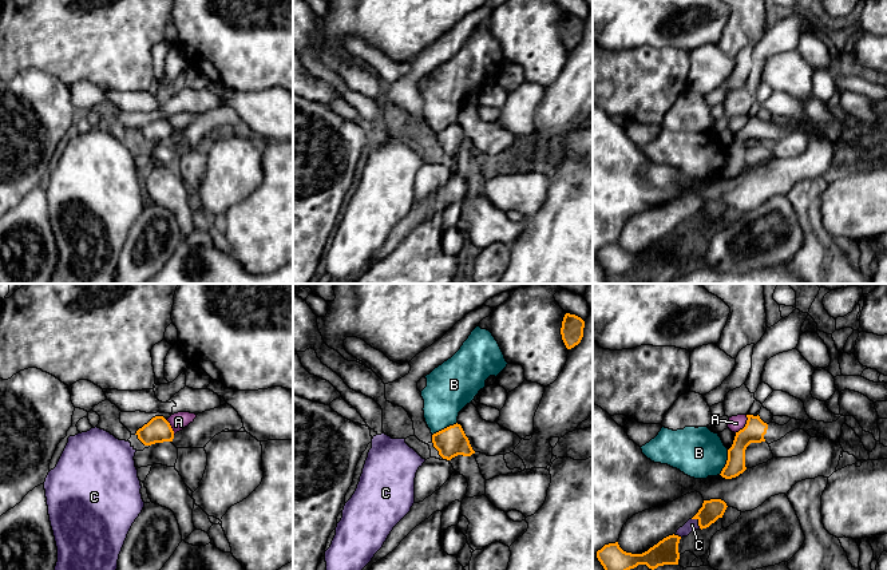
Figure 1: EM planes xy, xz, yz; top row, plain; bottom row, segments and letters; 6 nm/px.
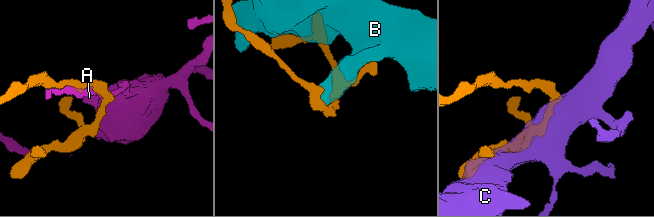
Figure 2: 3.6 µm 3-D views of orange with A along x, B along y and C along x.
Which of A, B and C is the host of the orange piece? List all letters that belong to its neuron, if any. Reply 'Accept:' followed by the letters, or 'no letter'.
Accept: no letter

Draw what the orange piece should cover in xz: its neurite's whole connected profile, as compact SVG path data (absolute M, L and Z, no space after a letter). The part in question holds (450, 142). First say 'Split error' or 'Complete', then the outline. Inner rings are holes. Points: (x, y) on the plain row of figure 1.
Split error. M460 124L450 126L432 135L433 147L443 159L447 159L454 170L467 179L466 198L486 195L486 179L483 178L468 138Z

